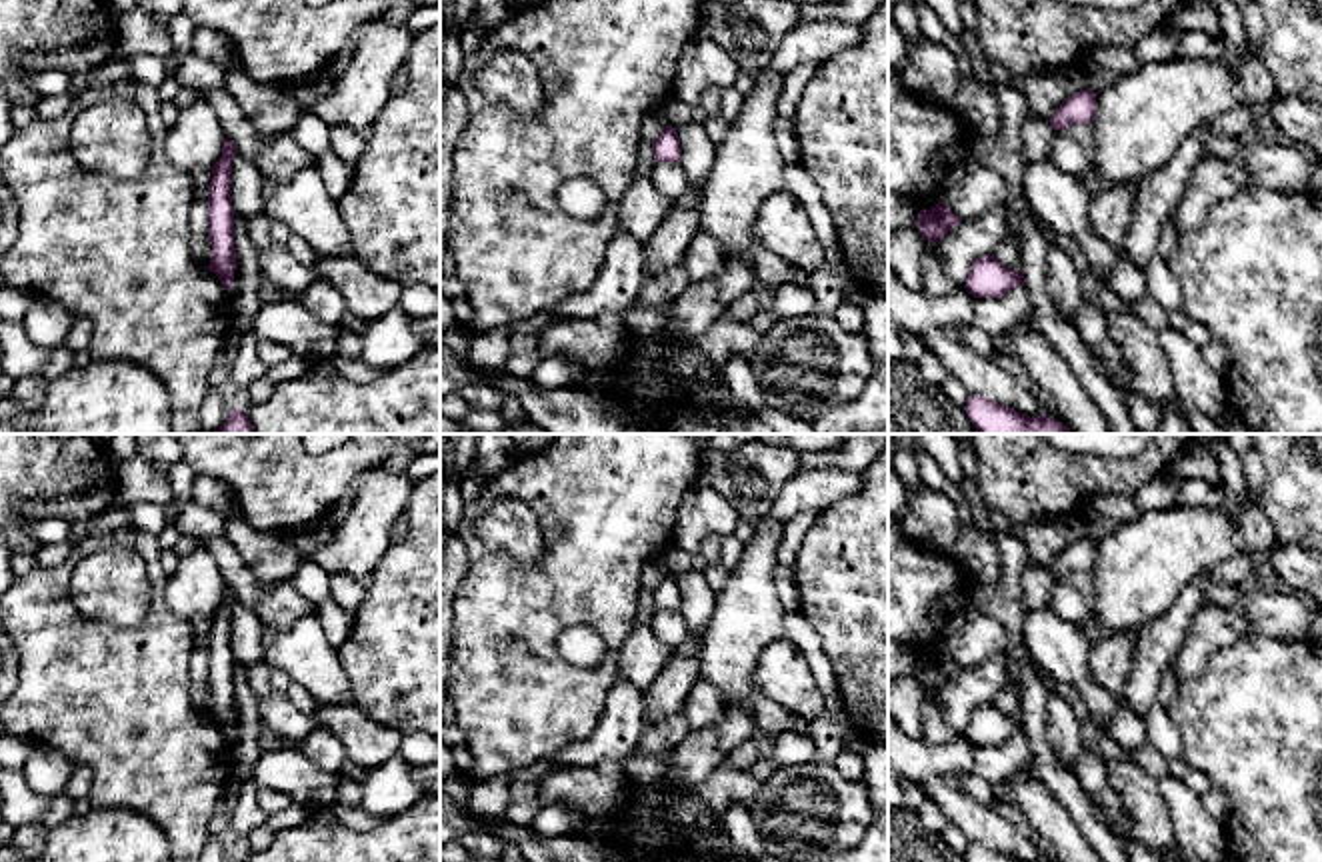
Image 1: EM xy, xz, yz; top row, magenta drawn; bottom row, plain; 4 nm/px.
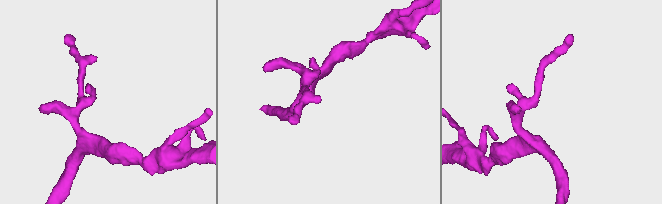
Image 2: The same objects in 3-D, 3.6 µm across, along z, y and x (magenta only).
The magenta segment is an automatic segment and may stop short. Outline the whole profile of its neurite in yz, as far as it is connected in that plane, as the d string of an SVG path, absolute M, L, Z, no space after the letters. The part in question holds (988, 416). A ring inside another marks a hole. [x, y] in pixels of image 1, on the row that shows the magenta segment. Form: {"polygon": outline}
{"polygon": "M970 394L964 410L978 434L1072 434L1048 414L1030 418L976 394Z"}

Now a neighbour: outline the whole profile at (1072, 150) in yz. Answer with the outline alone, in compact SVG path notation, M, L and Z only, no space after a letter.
M1074 124L1054 132L1046 160L1074 178L1092 168L1096 156L1092 124Z

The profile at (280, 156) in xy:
M286 132L270 140L260 138L260 150L252 164L262 176L286 182L302 168L316 164L316 158Z

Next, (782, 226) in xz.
M786 190L774 192L760 204L754 234L766 250L804 274L826 264L804 206Z

